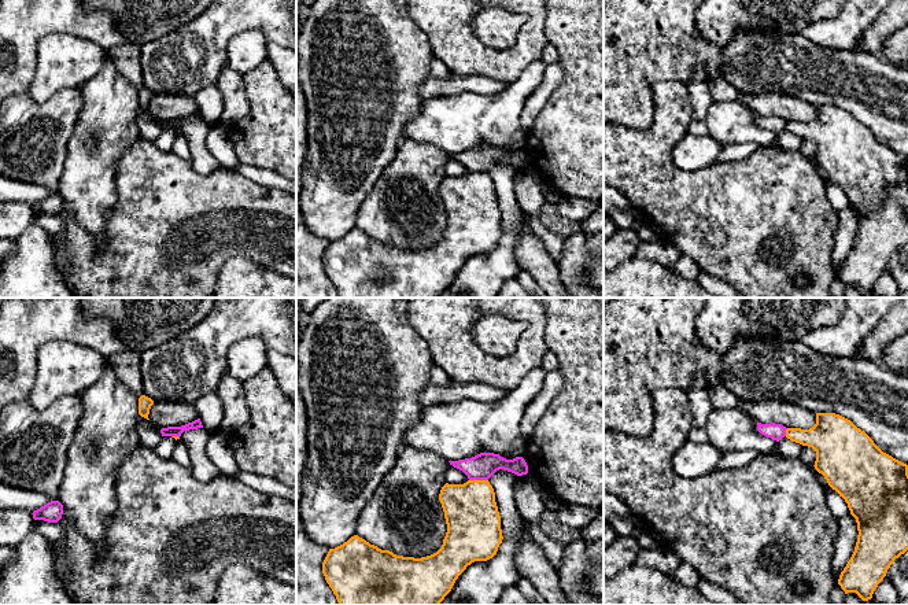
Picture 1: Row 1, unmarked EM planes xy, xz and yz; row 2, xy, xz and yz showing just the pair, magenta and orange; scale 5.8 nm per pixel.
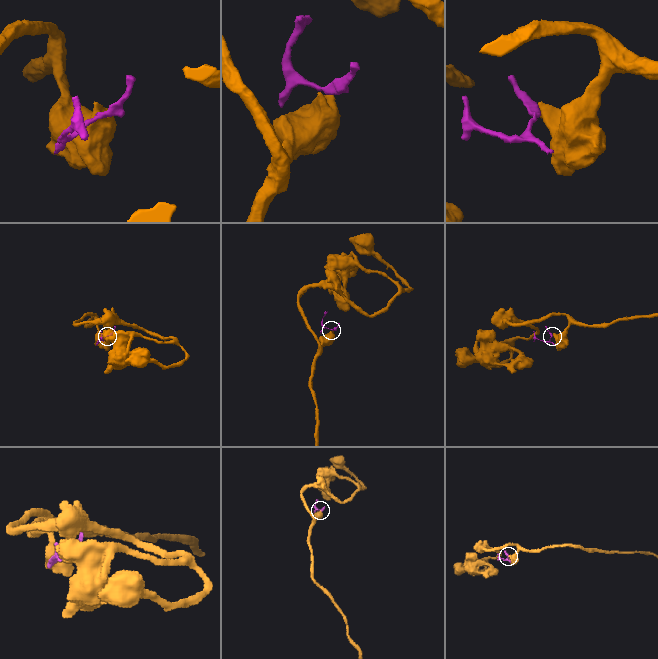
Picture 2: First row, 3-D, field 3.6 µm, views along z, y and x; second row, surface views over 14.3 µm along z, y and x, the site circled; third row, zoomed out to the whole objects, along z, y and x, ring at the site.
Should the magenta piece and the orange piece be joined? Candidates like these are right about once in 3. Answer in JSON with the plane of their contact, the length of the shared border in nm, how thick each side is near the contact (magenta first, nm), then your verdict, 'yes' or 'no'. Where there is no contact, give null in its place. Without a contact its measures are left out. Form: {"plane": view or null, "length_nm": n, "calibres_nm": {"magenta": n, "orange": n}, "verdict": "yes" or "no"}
{"plane": "xz", "length_nm": 110, "calibres_nm": {"magenta": 160, "orange": 320}, "verdict": "no"}

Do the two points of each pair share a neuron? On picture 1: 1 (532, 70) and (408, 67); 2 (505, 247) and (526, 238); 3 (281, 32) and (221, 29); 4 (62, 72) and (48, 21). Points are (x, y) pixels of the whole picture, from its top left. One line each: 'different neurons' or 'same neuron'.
1: different neurons
2: different neurons
3: same neuron
4: different neurons

